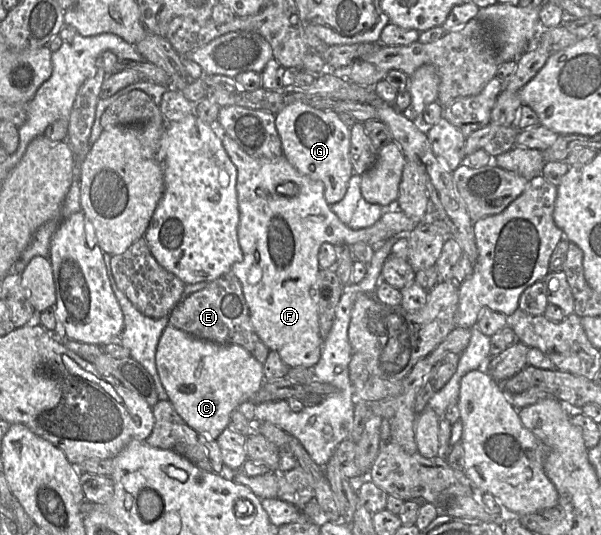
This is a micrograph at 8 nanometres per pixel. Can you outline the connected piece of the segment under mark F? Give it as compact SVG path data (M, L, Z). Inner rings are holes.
M219 122L216 125L211 124L211 126L212 129L216 132L216 134L220 137L225 151L237 168L236 190L238 195L238 205L240 212L238 240L243 252L243 259L242 261L233 264L231 272L236 275L236 277L240 280L242 284L243 294L249 307L253 327L260 339L265 343L265 345L271 351L278 352L283 362L289 367L304 367L312 369L320 359L322 347L322 339L319 333L319 273L321 268L318 263L318 251L320 246L323 243L330 243L334 246L351 246L357 243L364 243L371 246L373 244L381 244L382 242L388 240L391 237L397 237L398 240L393 244L391 248L391 255L408 260L409 242L407 238L409 238L410 232L418 225L418 222L406 216L401 210L398 210L385 213L373 226L369 228L360 230L351 229L346 226L330 209L330 205L328 204L324 196L324 185L321 181L313 180L308 176L305 176L298 172L283 155L277 159L272 160L253 157L243 151L239 147L239 145L225 133L224 129L219 125Z

